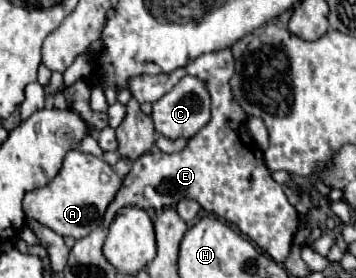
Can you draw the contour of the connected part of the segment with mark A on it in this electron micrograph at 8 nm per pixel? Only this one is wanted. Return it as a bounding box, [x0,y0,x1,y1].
[23,149,119,239]

